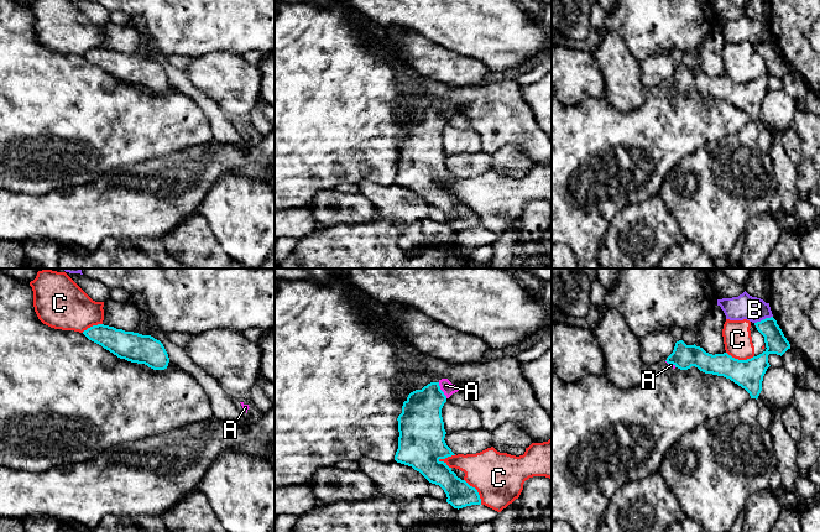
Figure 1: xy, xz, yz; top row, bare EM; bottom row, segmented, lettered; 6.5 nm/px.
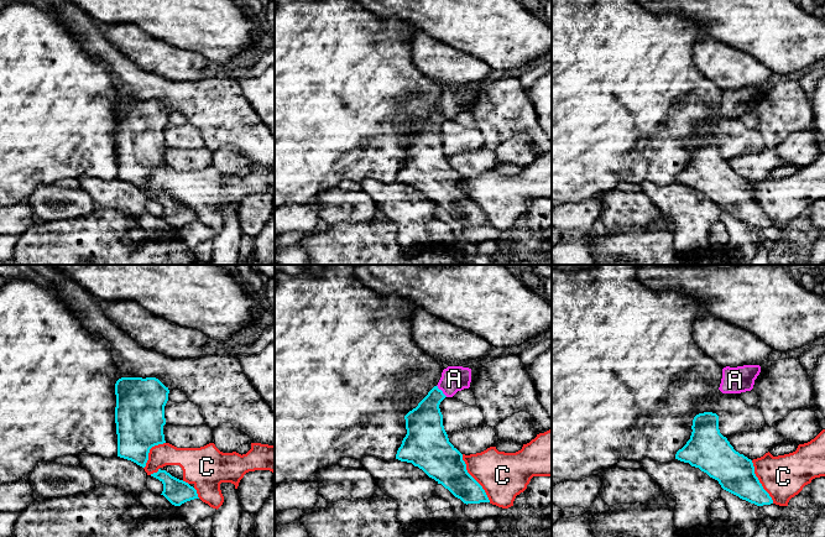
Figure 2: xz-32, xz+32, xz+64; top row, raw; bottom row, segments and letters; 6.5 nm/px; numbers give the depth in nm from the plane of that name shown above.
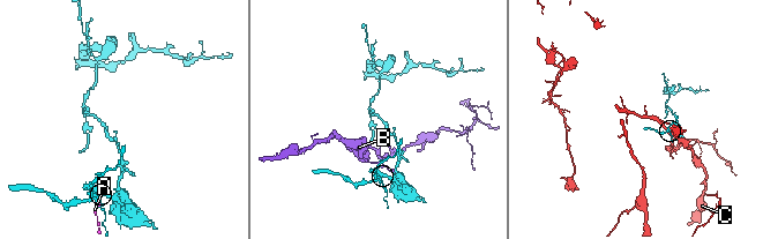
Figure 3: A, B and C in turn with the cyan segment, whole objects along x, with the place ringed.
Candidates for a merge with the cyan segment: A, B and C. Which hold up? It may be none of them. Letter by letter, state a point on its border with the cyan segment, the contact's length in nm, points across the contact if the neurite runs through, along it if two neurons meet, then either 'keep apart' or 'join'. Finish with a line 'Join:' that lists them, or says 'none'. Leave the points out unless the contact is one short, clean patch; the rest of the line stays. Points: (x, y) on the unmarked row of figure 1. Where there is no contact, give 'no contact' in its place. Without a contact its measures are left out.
A: contact xz (440, 113); length 120 nm; way xz (421, 145), (423, 130), (440, 113), (445, 108); join
B: contact yz (763, 42); length 130 nm; border yz (772, 38), (755, 46); keep apart
C: contact xz (447, 180); length 130 nm; keep apart
Join: A

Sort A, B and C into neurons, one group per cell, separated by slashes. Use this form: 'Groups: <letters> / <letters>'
Groups: A / B / C

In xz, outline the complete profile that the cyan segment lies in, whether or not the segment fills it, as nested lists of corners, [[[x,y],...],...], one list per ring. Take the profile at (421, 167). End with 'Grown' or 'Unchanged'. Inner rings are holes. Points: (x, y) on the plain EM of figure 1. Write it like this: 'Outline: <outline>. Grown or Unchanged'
Outline: [[[448,101],[411,115],[398,139],[397,186],[412,189],[429,205],[439,208],[454,231],[481,228],[477,213],[461,203],[443,183],[455,178],[446,168],[442,131],[458,110]]]. Grown

